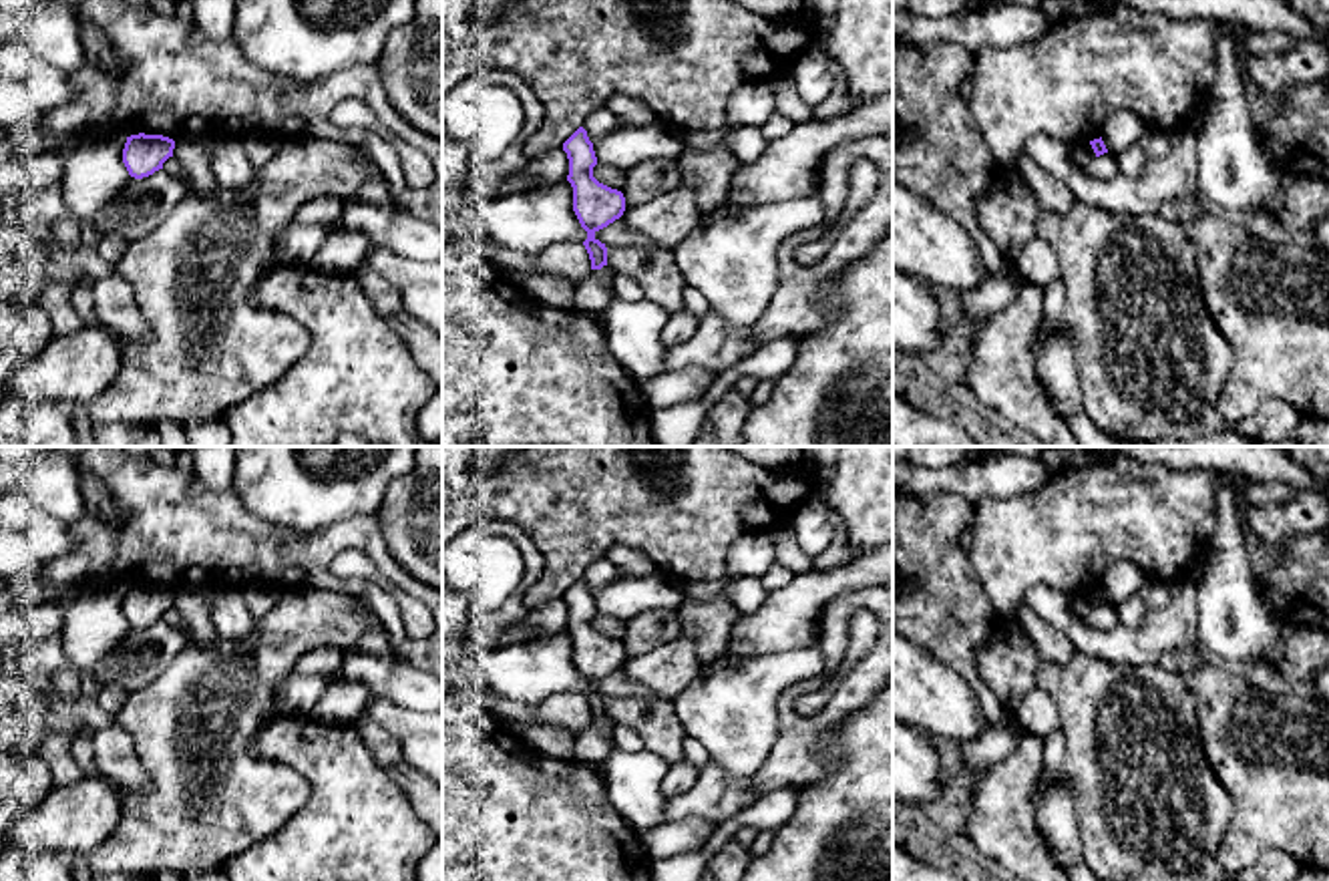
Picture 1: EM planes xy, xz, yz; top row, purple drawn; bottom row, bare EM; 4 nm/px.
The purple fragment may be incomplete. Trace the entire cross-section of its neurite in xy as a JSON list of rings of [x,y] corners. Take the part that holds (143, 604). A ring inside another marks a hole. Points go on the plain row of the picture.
[[[131,585],[123,599],[123,613],[131,628],[143,630],[163,620],[173,607],[175,591],[163,585]]]

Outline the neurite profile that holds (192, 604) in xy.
[[[175,589],[173,607],[183,618],[189,642],[195,642],[197,646],[211,646],[219,638],[209,613],[205,589]]]

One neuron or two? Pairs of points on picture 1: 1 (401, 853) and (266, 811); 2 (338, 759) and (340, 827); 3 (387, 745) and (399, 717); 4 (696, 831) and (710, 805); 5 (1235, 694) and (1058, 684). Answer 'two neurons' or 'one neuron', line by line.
1: two neurons
2: one neuron
3: two neurons
4: two neurons
5: two neurons

